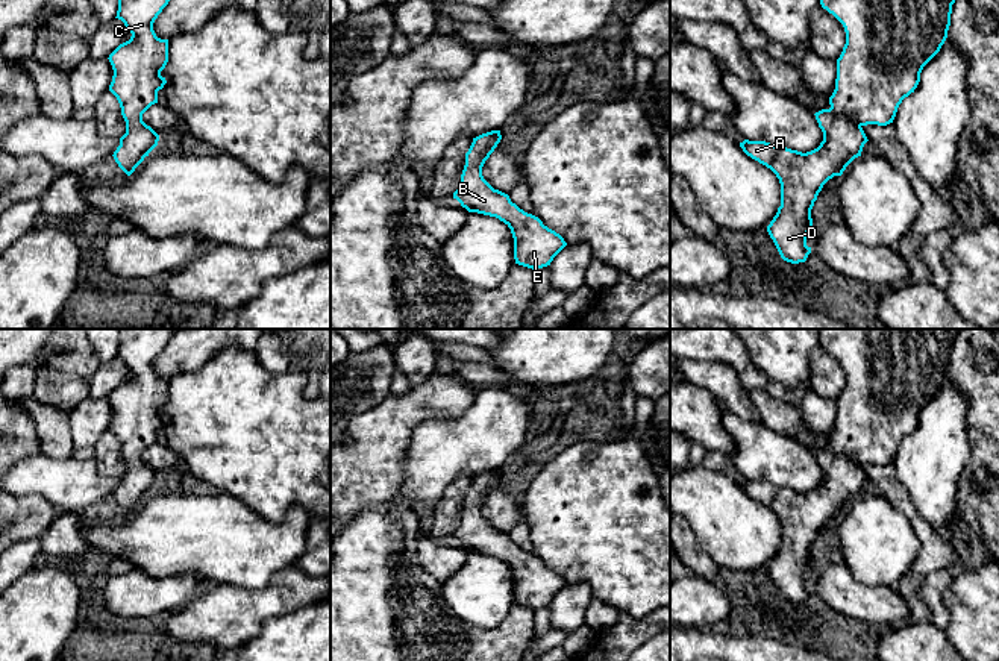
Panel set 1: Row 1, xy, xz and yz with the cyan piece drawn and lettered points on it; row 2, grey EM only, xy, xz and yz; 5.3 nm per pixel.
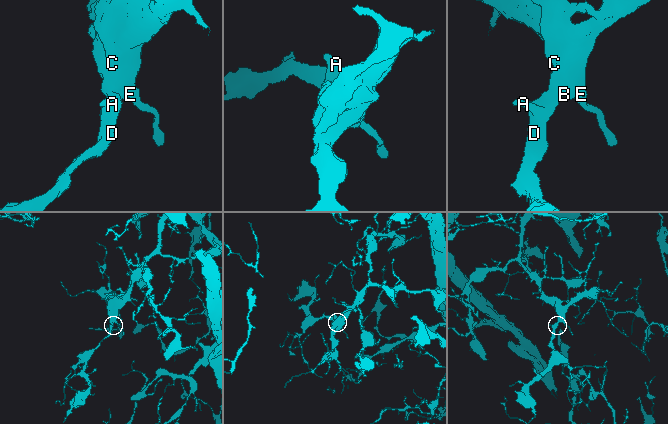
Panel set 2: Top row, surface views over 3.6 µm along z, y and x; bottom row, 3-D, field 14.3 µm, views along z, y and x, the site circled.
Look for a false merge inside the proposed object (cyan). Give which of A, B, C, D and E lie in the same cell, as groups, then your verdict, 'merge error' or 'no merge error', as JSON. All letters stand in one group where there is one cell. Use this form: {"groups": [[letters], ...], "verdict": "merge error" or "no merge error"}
{"groups": [["A", "B", "C", "D", "E"]], "verdict": "no merge error"}

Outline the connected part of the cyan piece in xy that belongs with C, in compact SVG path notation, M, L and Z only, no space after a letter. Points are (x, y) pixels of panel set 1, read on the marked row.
M118 0L117 17L130 30L129 41L120 44L111 55L114 70L109 91L117 97L126 121L126 133L114 152L118 167L130 176L146 156L158 146L159 135L142 121L142 114L158 103L158 91L167 83L161 71L168 62L168 39L161 39L153 30L153 23L170 0Z

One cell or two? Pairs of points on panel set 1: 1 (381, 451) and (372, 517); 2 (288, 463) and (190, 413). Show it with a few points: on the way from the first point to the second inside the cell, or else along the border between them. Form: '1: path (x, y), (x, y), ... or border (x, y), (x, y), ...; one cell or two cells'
1: border (400, 482), (391, 498), (367, 505), (346, 526); two cells
2: path (264, 441), (214, 414); one cell

